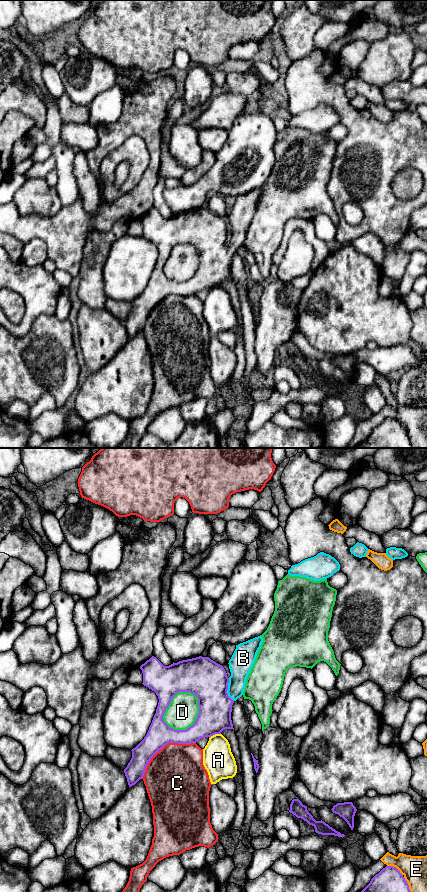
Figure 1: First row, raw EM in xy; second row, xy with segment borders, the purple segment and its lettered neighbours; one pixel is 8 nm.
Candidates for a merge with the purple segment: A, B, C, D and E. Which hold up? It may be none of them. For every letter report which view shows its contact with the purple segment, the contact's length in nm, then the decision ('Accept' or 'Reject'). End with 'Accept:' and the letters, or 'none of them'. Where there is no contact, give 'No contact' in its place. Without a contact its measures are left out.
A: Touches purple in xy. Shared border 100 nm. Reject
B: Touches purple in xy. Shared border 190 nm. Accept
C: Touches purple in xy. Shared border 550 nm. Reject
D: Touches purple in xy. Shared border 340 nm. Reject
E: Touches purple in xy. Shared border 150 nm. Reject
Accept: B

